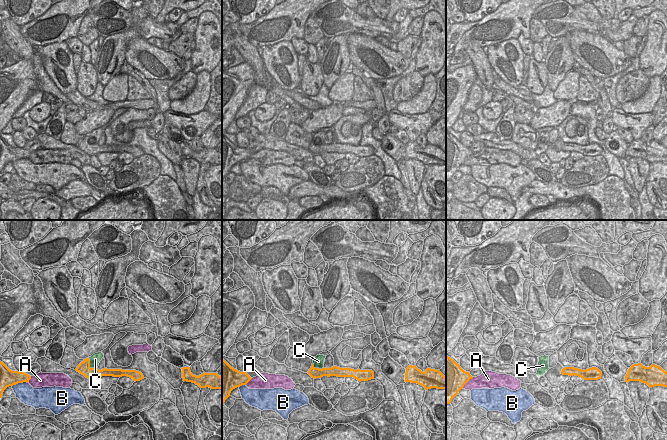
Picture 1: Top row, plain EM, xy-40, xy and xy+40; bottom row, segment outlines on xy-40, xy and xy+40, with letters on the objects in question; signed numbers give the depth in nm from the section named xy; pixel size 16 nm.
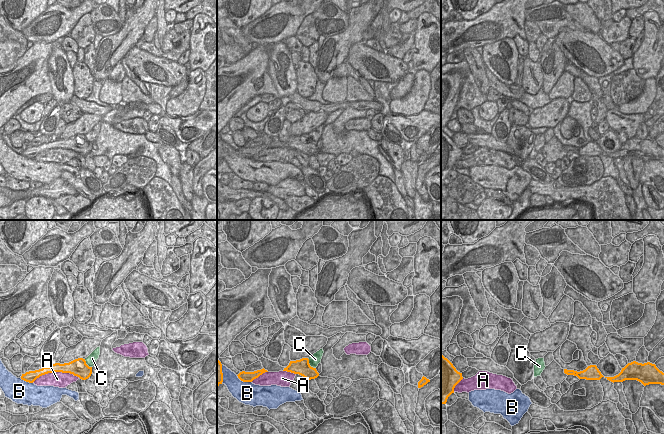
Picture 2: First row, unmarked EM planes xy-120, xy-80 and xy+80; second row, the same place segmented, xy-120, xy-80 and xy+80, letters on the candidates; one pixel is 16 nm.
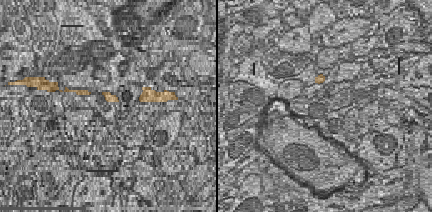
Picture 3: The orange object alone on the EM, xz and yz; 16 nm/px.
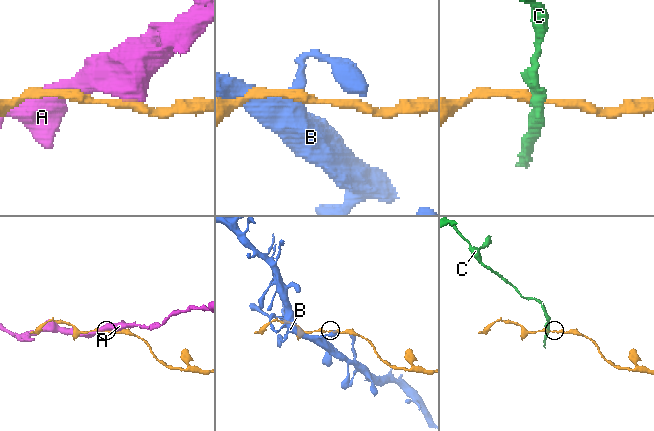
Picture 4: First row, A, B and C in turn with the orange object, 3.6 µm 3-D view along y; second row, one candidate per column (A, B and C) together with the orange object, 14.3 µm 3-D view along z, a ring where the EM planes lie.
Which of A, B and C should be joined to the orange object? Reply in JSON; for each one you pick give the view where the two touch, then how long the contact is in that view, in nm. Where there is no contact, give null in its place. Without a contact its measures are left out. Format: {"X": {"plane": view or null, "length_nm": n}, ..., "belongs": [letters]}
{"belongs": []}

